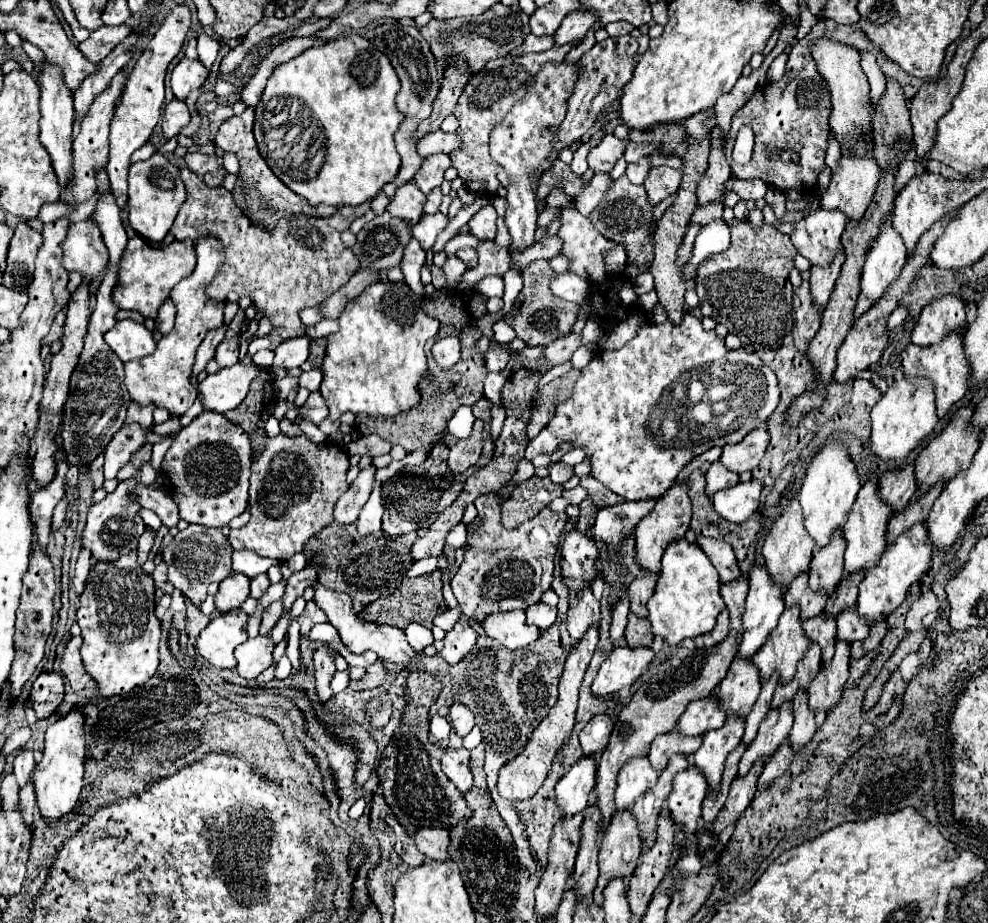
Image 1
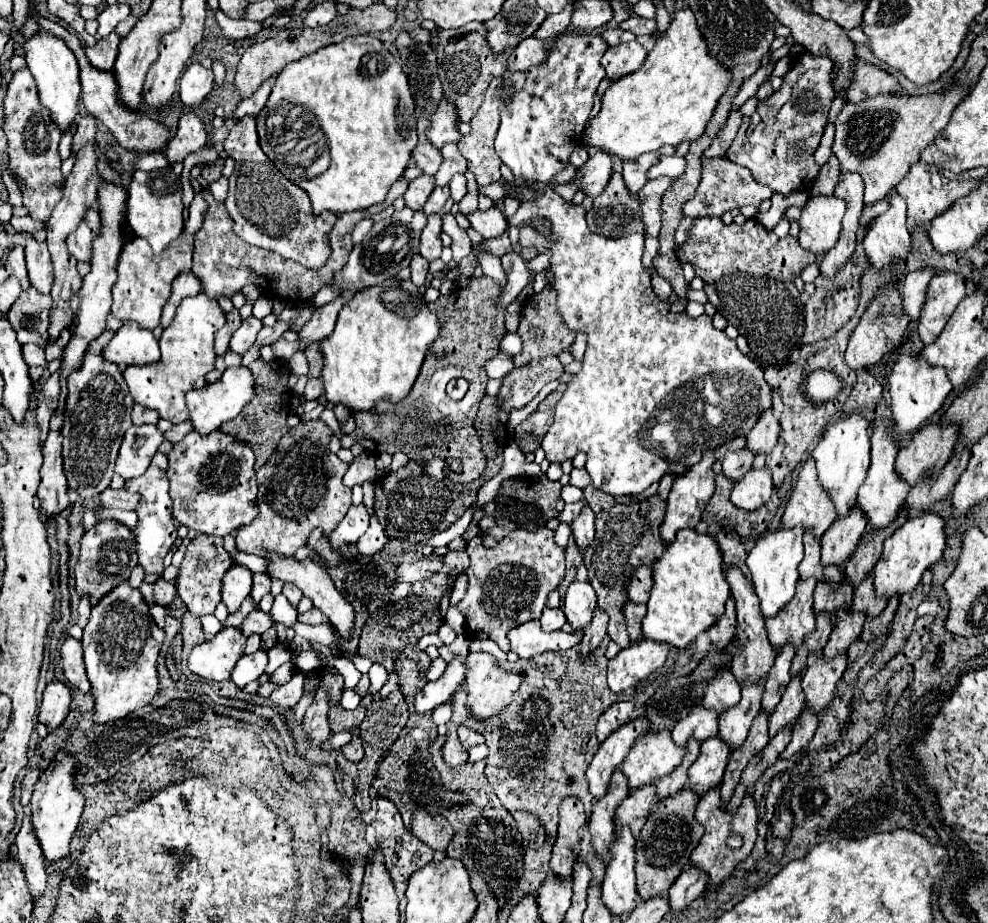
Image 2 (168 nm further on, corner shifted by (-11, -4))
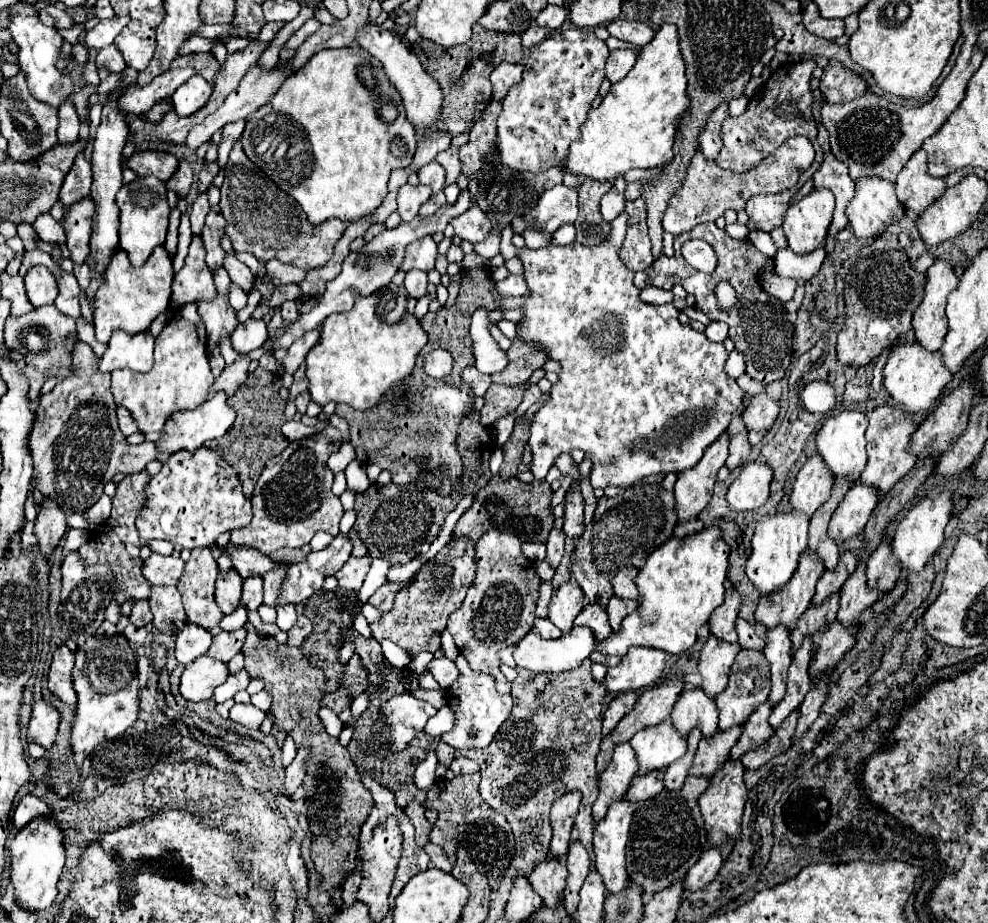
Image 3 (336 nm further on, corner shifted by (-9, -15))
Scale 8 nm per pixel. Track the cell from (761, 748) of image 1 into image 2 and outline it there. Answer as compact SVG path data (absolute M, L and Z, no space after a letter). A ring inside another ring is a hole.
M797 676L789 682L781 702L769 716L769 738L775 738L775 734L785 730L787 726L793 726L797 718L801 716L803 708L805 708L805 698L803 698L803 688L801 688L801 676Z

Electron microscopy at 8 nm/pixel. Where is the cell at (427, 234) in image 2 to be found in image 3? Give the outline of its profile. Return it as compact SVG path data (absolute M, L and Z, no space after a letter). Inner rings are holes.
M427 235L421 241L415 241L407 247L403 263L399 265L401 271L409 271L409 269L421 269L421 271L429 271L435 267L435 259L437 259L437 245L433 241L431 235Z

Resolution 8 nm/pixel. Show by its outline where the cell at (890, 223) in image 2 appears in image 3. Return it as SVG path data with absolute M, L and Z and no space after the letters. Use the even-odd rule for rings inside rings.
M861 177L855 181L855 197L847 205L847 217L849 217L849 229L855 233L857 239L871 241L879 237L889 225L895 223L895 211L901 207L895 187L891 181L881 177Z

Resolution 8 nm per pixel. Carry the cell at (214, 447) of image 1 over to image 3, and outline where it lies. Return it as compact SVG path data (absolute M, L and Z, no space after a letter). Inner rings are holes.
M205 447L195 453L177 451L171 455L163 469L145 485L145 495L147 501L135 519L139 537L145 541L163 539L181 549L213 547L217 535L245 527L253 515L233 467Z

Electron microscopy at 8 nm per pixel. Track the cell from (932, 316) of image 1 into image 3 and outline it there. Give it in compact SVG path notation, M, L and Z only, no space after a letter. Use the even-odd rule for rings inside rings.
M935 259L927 271L929 279L925 285L925 299L913 315L913 329L917 341L927 351L939 351L947 335L947 295L959 279L955 277L953 267L943 259Z

